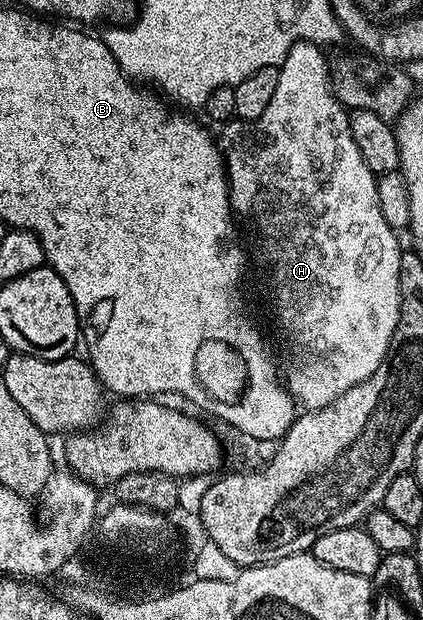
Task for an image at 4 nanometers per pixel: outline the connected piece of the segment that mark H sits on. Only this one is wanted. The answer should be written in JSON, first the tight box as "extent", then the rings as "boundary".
{"extent":[219,41,403,412],"boundary":[[[295,41],[286,59],[281,62],[279,85],[275,85],[275,94],[271,96],[271,102],[267,104],[263,117],[252,121],[230,121],[220,128],[221,139],[219,135],[219,146],[225,161],[225,178],[229,181],[229,205],[233,208],[234,216],[238,220],[245,219],[246,225],[257,238],[257,267],[265,274],[269,303],[273,306],[285,339],[288,355],[287,365],[283,367],[283,382],[294,400],[300,406],[301,403],[305,406],[302,408],[306,412],[329,407],[339,396],[347,393],[347,389],[367,381],[367,377],[375,373],[390,347],[401,312],[399,257],[403,249],[397,243],[397,232],[391,229],[391,225],[387,225],[387,217],[383,217],[383,209],[379,209],[377,176],[373,174],[367,161],[363,161],[359,145],[355,145],[355,137],[351,137],[350,112],[335,97],[333,80],[329,78],[330,60],[325,59],[324,53],[326,52],[314,43]]]}

